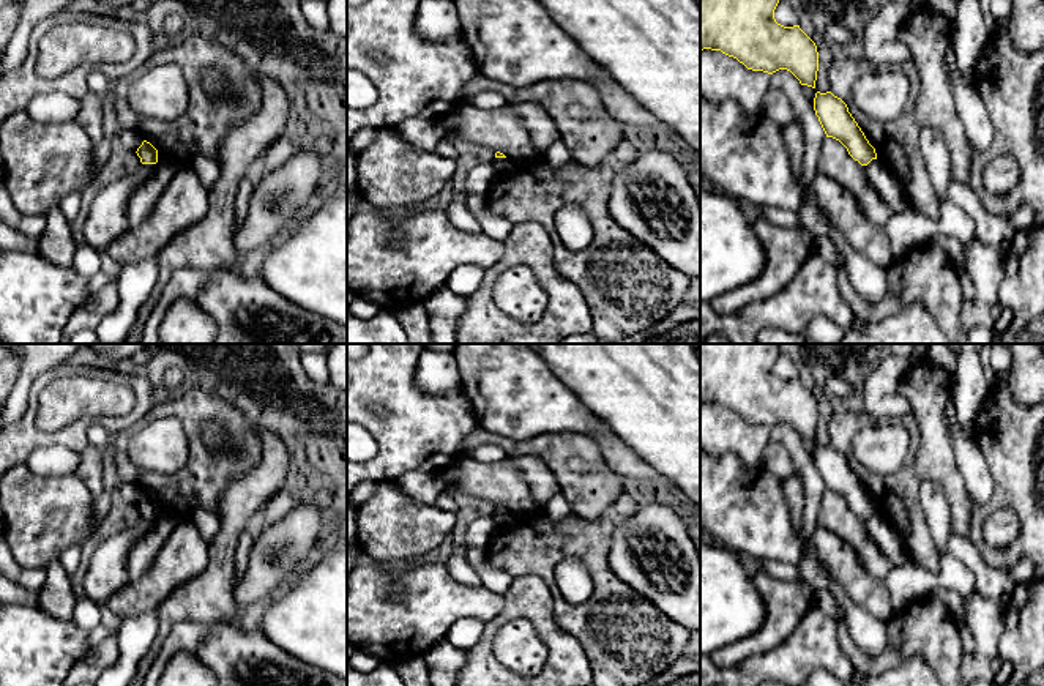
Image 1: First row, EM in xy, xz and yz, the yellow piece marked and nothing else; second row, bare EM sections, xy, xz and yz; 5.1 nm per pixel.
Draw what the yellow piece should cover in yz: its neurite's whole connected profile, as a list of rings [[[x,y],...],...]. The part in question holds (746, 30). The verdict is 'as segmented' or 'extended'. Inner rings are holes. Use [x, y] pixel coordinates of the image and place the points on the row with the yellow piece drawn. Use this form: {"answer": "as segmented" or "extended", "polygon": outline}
{"answer": "as segmented", "polygon": [[[700,0],[700,50],[711,49],[736,58],[748,69],[773,74],[790,71],[801,85],[815,88],[818,52],[800,25],[776,22],[779,0]]]}

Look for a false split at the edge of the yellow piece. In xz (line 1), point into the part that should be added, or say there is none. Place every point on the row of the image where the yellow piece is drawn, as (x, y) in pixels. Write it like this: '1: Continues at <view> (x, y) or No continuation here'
1: No continuation here

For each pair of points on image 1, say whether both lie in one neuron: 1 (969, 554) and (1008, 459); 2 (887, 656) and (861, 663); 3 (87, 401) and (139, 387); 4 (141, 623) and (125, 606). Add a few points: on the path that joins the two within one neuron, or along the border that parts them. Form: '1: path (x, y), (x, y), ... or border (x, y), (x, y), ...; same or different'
1: border (967, 540), (991, 566), (999, 570); different
2: path (880, 663), (868, 663); same
3: border (95, 379), (126, 384), (136, 406); different
4: border (153, 609), (134, 612), (122, 620); different

